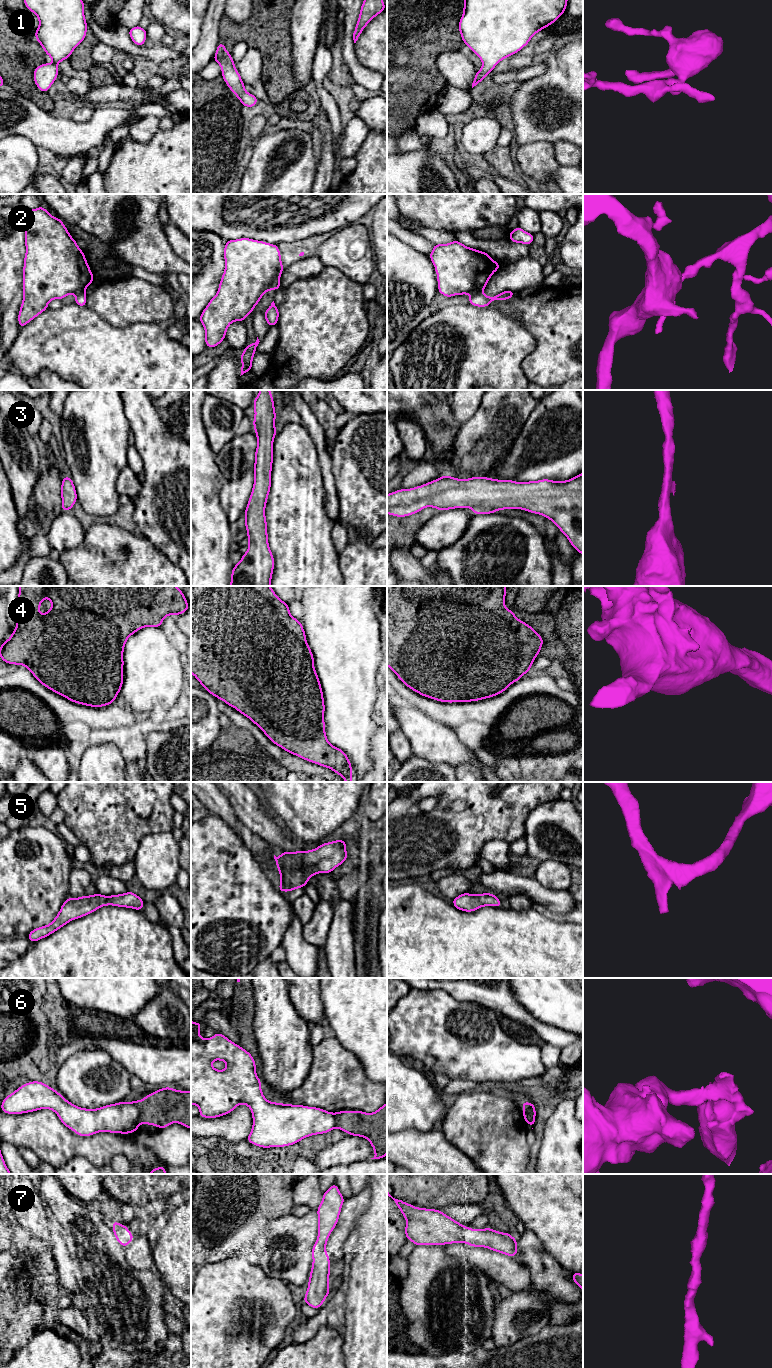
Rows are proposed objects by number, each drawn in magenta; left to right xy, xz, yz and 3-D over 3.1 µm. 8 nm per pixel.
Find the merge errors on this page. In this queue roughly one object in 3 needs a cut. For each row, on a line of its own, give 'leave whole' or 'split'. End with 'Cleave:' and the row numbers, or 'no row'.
1: leave whole
2: split
3: leave whole
4: leave whole
5: leave whole
6: split
7: leave whole
Cleave: 2, 6

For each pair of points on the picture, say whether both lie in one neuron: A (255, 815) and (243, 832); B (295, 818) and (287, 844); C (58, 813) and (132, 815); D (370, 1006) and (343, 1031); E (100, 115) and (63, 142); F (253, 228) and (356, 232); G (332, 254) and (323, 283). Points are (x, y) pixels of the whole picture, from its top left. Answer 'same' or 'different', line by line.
A: different
B: different
C: different
D: same
E: same
F: different
G: different

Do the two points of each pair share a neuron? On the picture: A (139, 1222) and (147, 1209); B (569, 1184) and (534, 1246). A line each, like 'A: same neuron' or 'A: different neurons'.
A: same neuron
B: different neurons

